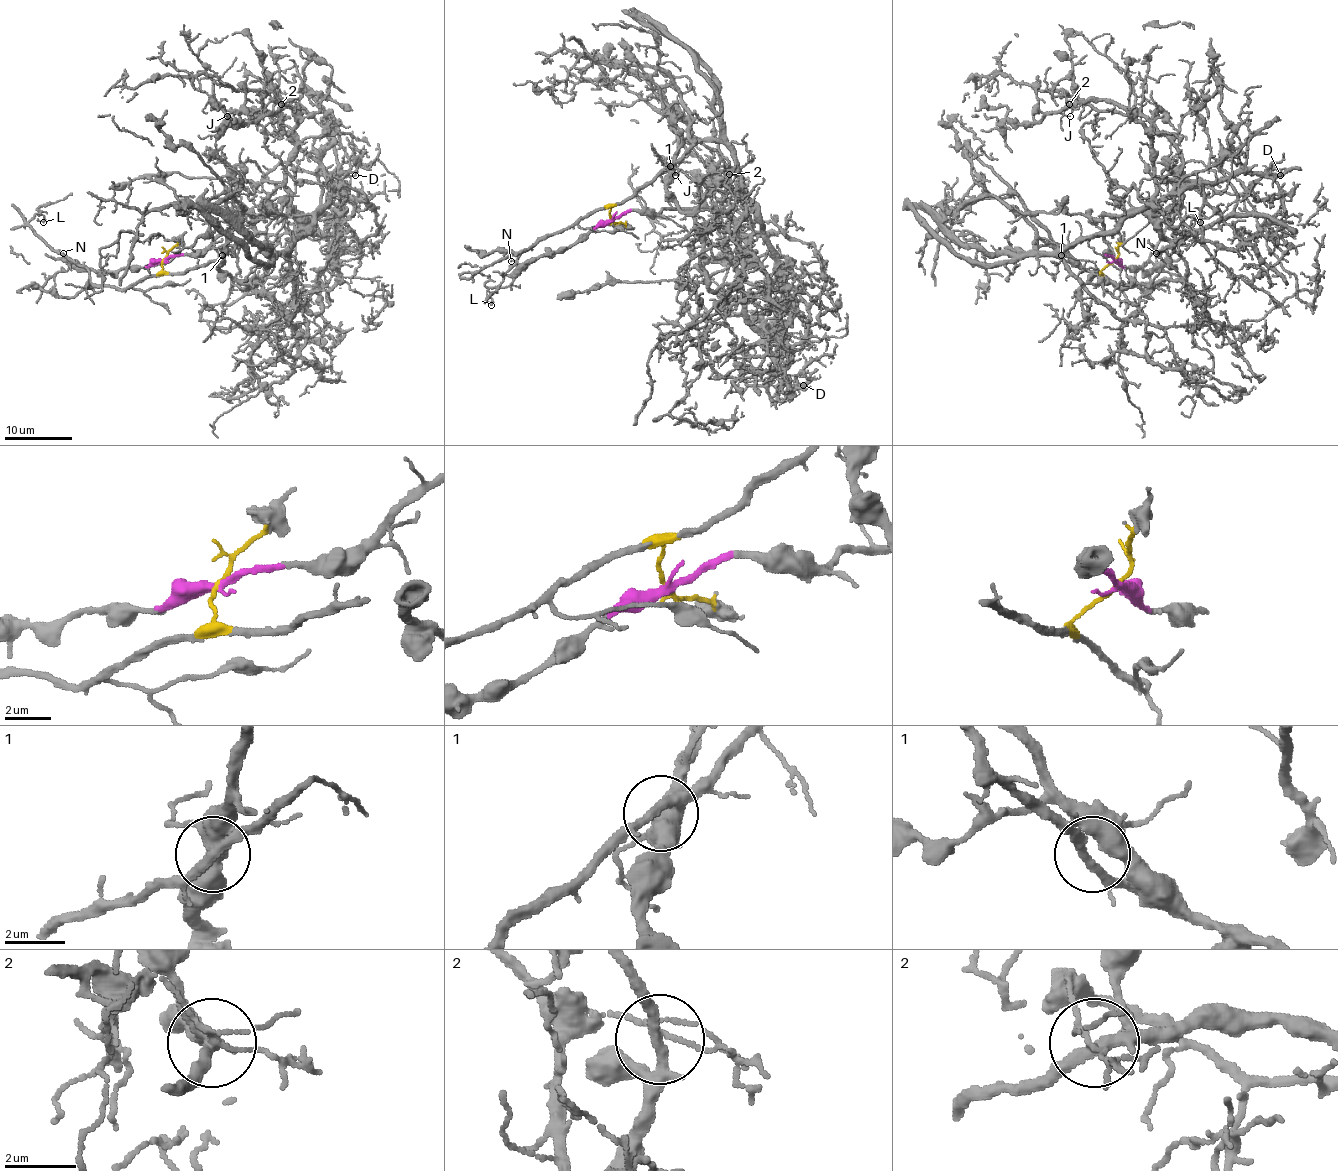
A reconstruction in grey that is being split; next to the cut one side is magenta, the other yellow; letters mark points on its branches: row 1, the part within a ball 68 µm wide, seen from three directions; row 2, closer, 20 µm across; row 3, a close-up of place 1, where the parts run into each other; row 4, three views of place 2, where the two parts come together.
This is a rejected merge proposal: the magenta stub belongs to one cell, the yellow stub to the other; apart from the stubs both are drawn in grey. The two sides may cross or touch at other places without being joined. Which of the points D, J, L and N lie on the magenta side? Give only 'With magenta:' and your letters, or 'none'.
With magenta: J

